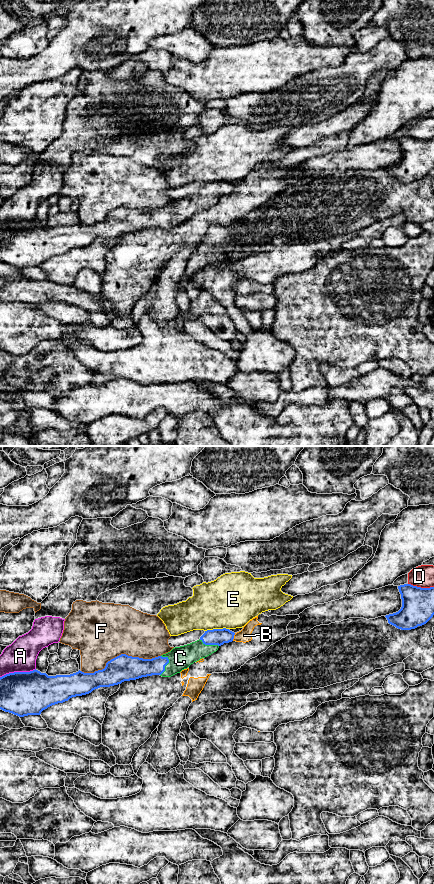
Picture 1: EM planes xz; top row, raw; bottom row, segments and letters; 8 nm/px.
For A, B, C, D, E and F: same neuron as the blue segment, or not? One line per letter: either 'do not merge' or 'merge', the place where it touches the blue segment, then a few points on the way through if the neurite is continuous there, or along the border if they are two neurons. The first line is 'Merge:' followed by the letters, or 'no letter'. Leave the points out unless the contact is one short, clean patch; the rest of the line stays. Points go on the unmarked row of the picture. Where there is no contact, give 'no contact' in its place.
Merge: C
A: do not merge; contact xz (17, 224); border xz (35, 220), (29, 223), (9, 224), (0, 229)
B: do not merge; contact xz (233, 189)
C: merge; contact xz (165, 217)
D: do not merge; contact xz (420, 139); border xz (408, 135), (414, 138), (433, 139)
E: do not merge; contact xz (216, 181)
F: do not merge; contact xz (119, 207)

